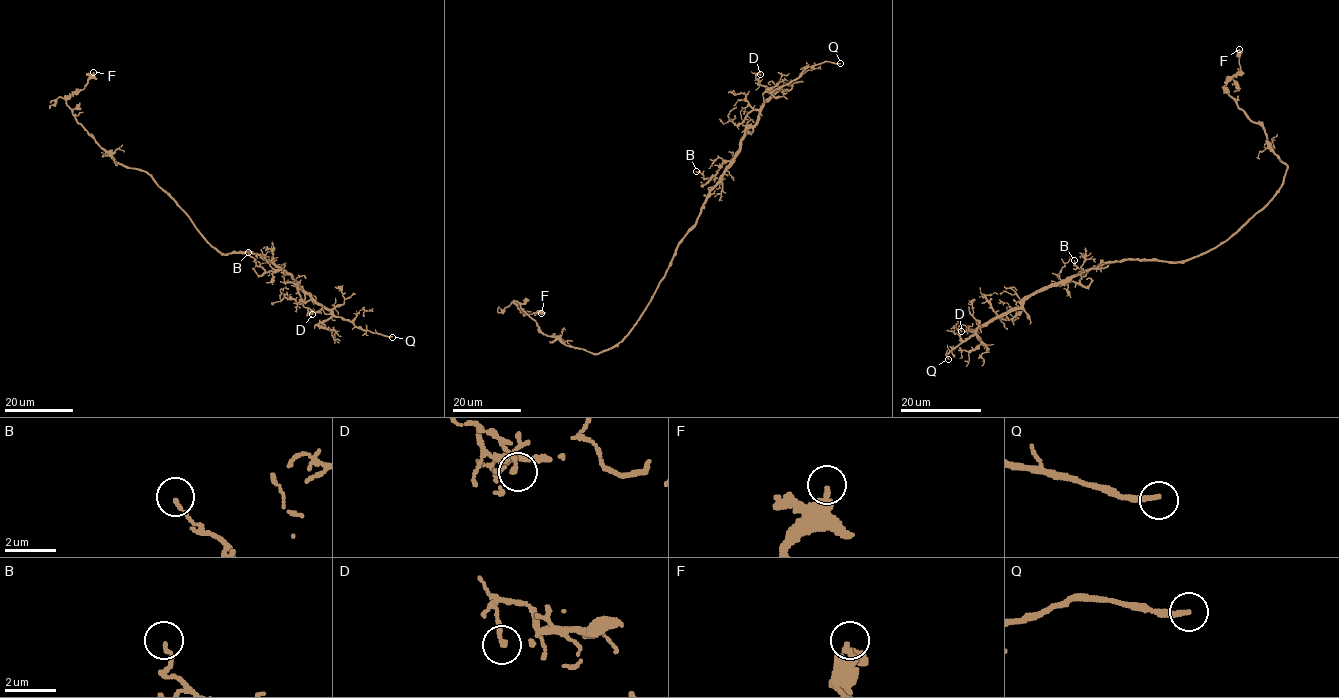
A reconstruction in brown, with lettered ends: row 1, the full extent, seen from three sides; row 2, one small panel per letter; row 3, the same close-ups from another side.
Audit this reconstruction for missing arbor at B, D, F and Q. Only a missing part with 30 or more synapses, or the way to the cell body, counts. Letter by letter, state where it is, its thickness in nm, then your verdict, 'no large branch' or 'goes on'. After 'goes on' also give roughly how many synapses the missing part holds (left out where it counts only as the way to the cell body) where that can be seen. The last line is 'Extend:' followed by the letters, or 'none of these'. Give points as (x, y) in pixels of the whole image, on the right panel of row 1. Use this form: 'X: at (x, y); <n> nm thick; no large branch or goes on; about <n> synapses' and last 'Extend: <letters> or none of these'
B: at (1074, 260); 130 nm thick; no large branch
D: at (961, 331); 180 nm thick; no large branch
F: at (1239, 49); 320 nm thick; no large branch
Q: at (948, 359); 200 nm thick; goes on
Extend: Q

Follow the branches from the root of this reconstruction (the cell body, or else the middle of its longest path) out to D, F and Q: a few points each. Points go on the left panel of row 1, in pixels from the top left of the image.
D: (217, 250), (256, 253), (269, 260), (324, 307), (316, 312), (308, 307), (312, 314)
F: (217, 250), (150, 175), (118, 164), (77, 120), (66, 98), (82, 90), (93, 72)
Q: (217, 250), (224, 254), (256, 253), (288, 273), (313, 300), (335, 315), (348, 319), (361, 329), (392, 337)

